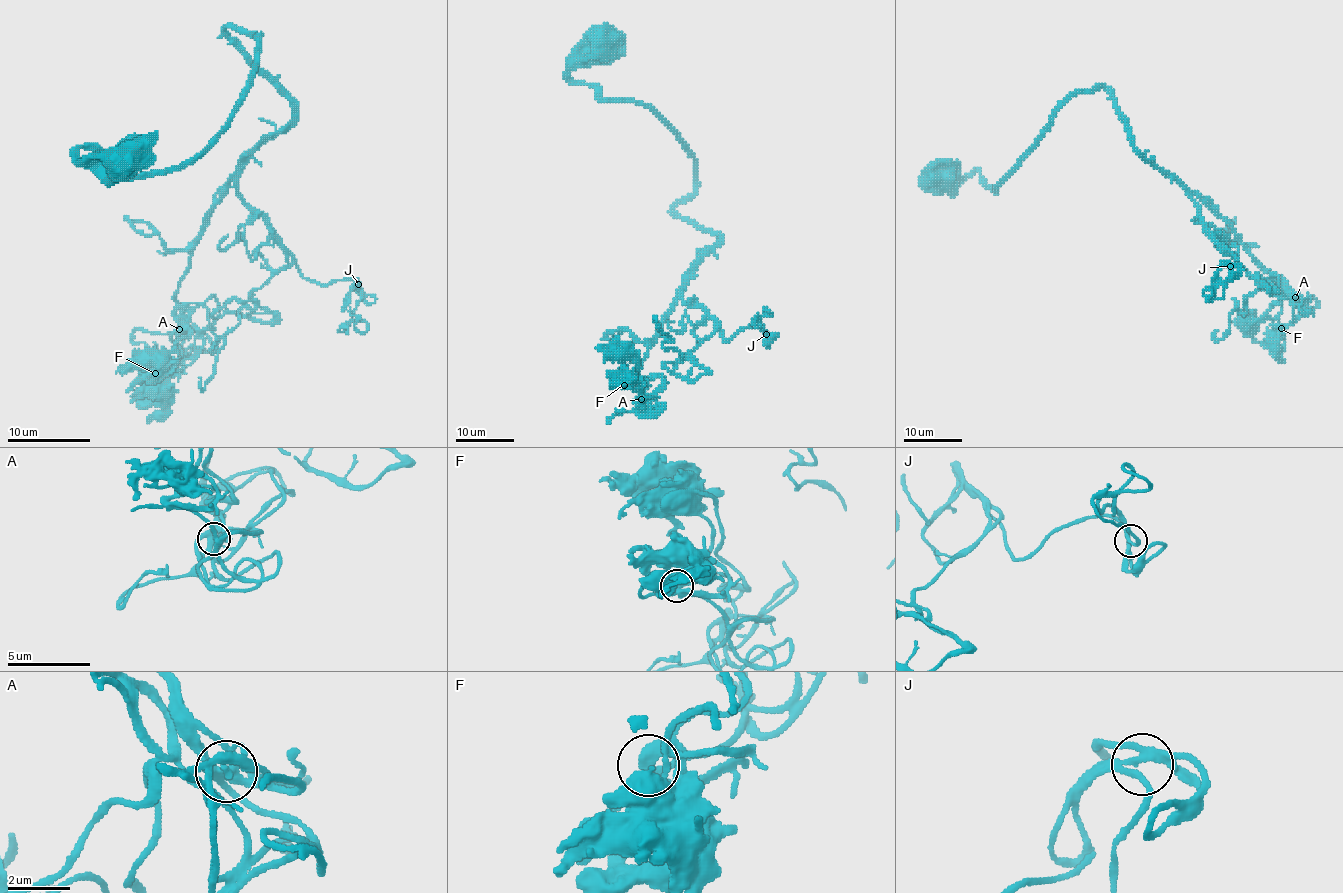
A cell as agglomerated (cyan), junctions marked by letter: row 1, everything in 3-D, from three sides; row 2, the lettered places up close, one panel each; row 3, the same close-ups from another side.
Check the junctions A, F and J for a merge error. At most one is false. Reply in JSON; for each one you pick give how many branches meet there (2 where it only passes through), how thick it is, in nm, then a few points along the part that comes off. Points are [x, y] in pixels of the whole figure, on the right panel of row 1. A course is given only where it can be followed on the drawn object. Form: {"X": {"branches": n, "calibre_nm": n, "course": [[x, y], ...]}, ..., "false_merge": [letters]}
{"false_merge": []}

